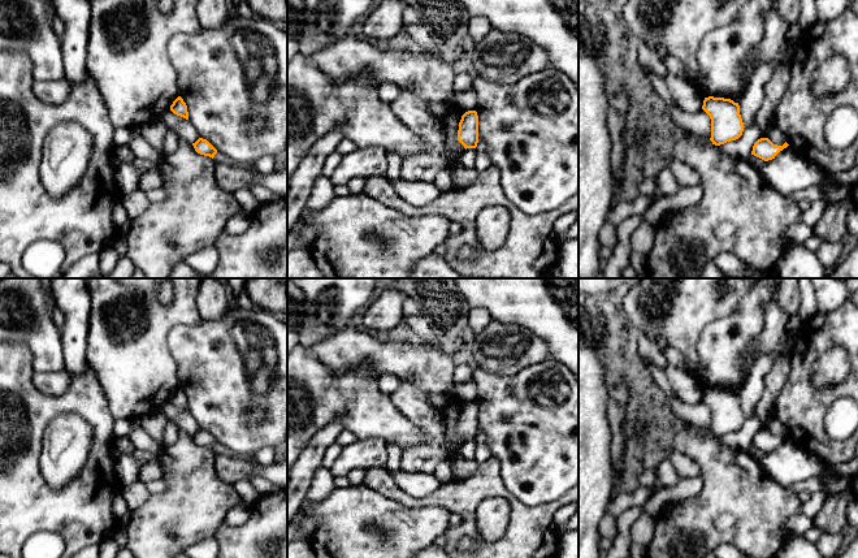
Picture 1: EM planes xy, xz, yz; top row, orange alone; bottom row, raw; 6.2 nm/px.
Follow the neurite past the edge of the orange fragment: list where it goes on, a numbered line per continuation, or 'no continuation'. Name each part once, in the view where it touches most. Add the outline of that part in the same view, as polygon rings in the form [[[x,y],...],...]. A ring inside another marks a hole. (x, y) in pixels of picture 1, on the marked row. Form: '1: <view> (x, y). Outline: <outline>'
no continuation

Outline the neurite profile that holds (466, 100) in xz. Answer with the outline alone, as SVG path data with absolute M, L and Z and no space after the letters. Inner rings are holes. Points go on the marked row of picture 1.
M473 88L463 92L454 92L452 99L456 103L456 107L463 111L476 111L477 99Z

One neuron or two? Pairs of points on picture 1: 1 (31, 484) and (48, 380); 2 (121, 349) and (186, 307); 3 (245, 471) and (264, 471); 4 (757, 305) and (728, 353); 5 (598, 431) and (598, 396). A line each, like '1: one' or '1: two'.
1: two
2: one
3: one
4: one
5: one

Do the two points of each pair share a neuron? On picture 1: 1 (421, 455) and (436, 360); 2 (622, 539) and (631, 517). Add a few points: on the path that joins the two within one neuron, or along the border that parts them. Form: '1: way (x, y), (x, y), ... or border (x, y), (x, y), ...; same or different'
1: border (403, 379), (411, 380), (428, 392), (450, 393); different
2: way (623, 533), (625, 522); same

